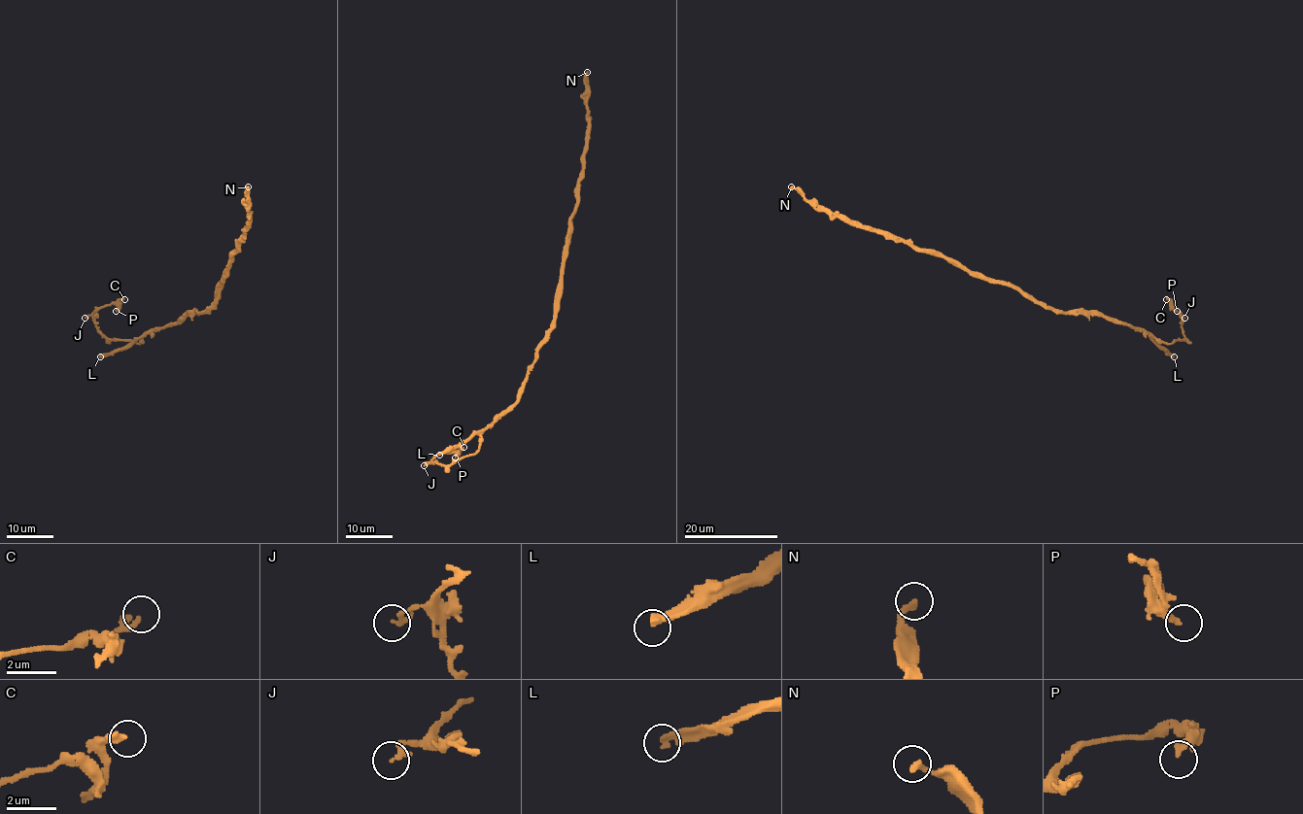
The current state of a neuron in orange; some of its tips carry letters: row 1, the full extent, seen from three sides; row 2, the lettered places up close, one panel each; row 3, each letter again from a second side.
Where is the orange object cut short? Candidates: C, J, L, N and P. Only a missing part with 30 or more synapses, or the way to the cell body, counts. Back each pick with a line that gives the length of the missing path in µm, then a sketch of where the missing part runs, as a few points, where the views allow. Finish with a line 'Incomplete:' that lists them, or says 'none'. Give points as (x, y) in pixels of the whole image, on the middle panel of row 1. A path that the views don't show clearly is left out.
L: missing 80 µm
Incomplete: L

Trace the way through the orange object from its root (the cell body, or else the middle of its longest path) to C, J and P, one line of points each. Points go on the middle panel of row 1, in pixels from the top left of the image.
C: (554, 313), (554, 324), (518, 399), (482, 432), (474, 454), (447, 465), (434, 463), (437, 455), (463, 447)
J: (554, 313), (554, 324), (537, 352), (521, 395), (482, 432), (477, 451), (447, 465), (435, 462), (424, 465)
P: (554, 313), (521, 395), (482, 432), (477, 451), (447, 465), (433, 459), (455, 457)

